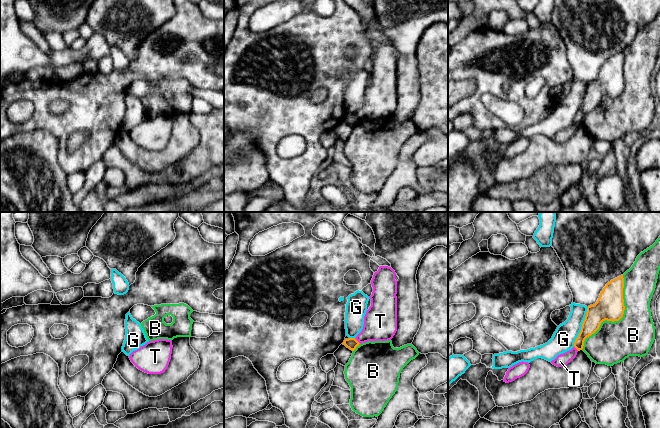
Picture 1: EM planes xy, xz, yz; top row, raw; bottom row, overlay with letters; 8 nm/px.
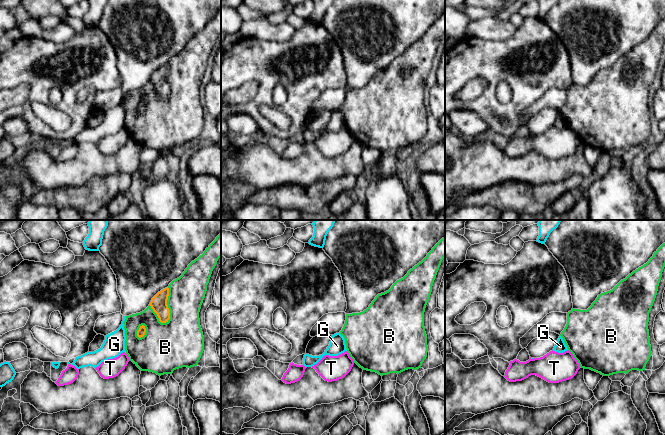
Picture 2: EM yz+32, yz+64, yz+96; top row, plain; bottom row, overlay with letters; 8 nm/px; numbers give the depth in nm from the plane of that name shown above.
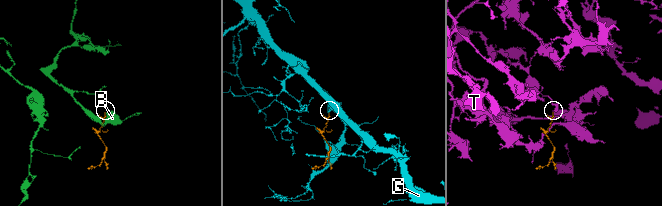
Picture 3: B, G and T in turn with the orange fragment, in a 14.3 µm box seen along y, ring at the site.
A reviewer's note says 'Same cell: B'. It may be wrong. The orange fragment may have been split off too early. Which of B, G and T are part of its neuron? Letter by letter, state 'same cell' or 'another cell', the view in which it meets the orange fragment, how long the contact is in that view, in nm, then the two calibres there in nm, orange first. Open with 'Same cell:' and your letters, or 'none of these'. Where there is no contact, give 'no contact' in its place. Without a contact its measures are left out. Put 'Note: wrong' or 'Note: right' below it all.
Same cell: none of these
B: another cell; meets orange in yz; contact 700 nm long; 220 nm thick on the orange side, 340 nm on the other
G: another cell; meets orange in yz; contact 340 nm long; 180 nm thick on the orange side, 180 nm on the other
T: another cell; meets orange in xz; contact 70 nm long; 90 nm thick on the orange side, 280 nm on the other
Note: wrong

